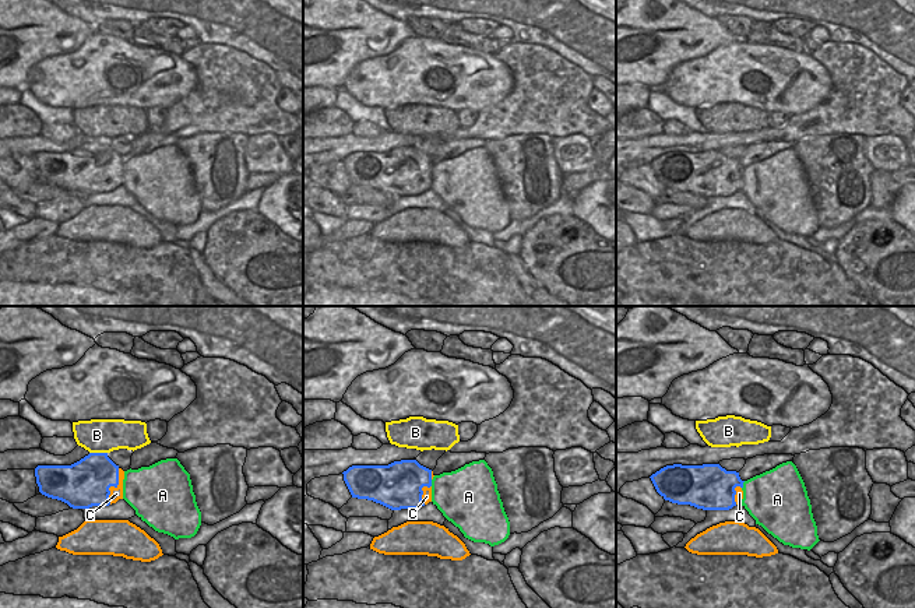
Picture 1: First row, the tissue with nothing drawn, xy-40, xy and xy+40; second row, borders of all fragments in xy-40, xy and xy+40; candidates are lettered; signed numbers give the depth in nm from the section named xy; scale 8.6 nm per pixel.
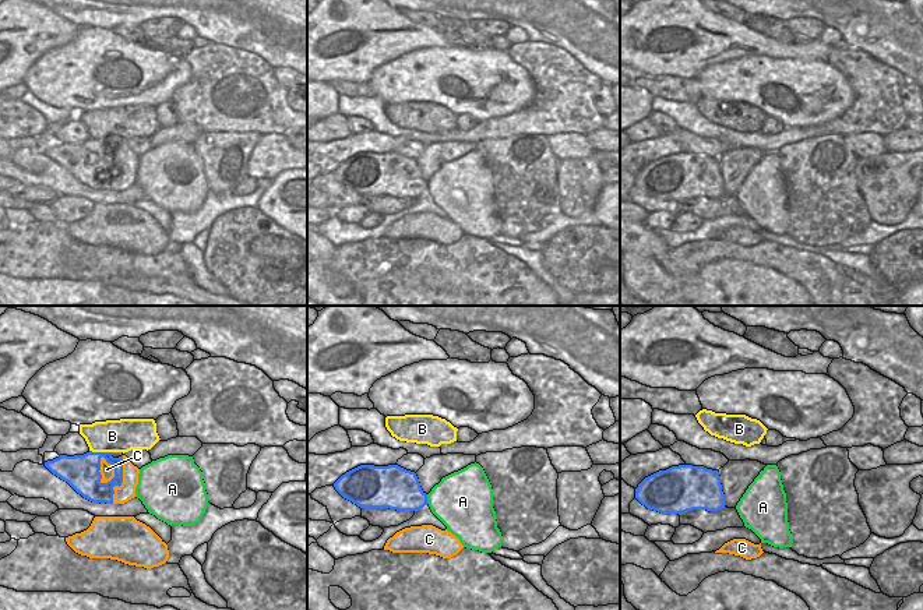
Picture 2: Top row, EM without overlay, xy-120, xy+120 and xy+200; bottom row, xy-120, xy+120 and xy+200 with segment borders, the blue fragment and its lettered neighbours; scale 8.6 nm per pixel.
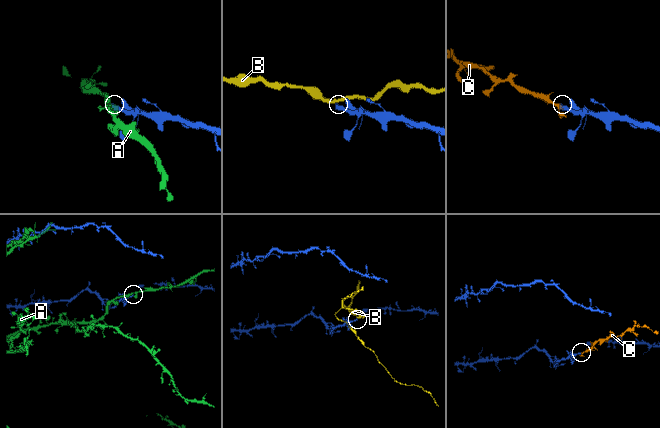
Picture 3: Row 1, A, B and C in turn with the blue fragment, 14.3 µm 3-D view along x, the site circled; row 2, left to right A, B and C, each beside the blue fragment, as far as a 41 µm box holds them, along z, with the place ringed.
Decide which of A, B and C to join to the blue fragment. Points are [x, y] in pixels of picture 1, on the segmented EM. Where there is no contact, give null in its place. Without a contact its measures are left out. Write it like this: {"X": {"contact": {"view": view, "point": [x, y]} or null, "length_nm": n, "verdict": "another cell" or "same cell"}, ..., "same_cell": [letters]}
{"A": {"contact": {"view": "xy+40", "point": [742, 485]}, "length_nm": 80, "verdict": "another cell"}, "B": {"contact": {"view": "xy-40", "point": [98, 453]}, "length_nm": 160, "verdict": "another cell"}, "C": {"contact": {"view": "xy-40", "point": [113, 485]}, "length_nm": 320, "verdict": "same cell"}, "same_cell": ["C"]}

